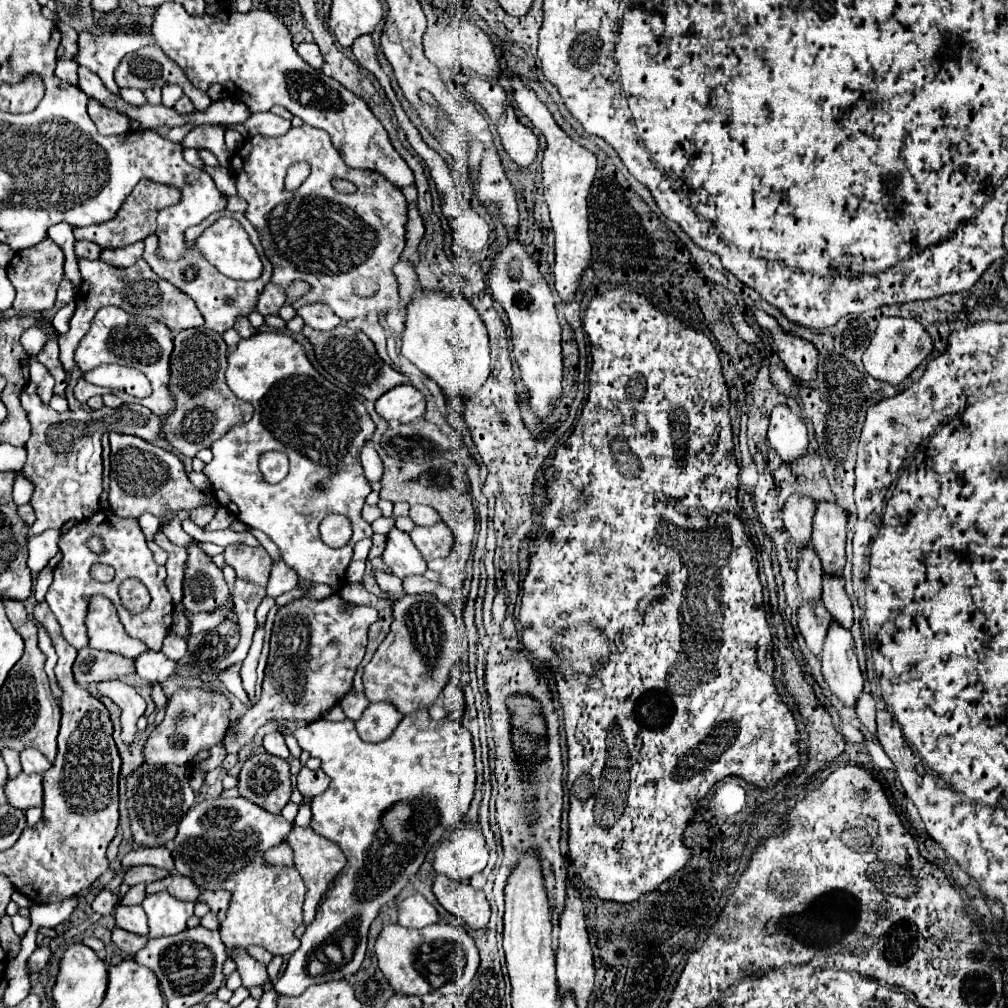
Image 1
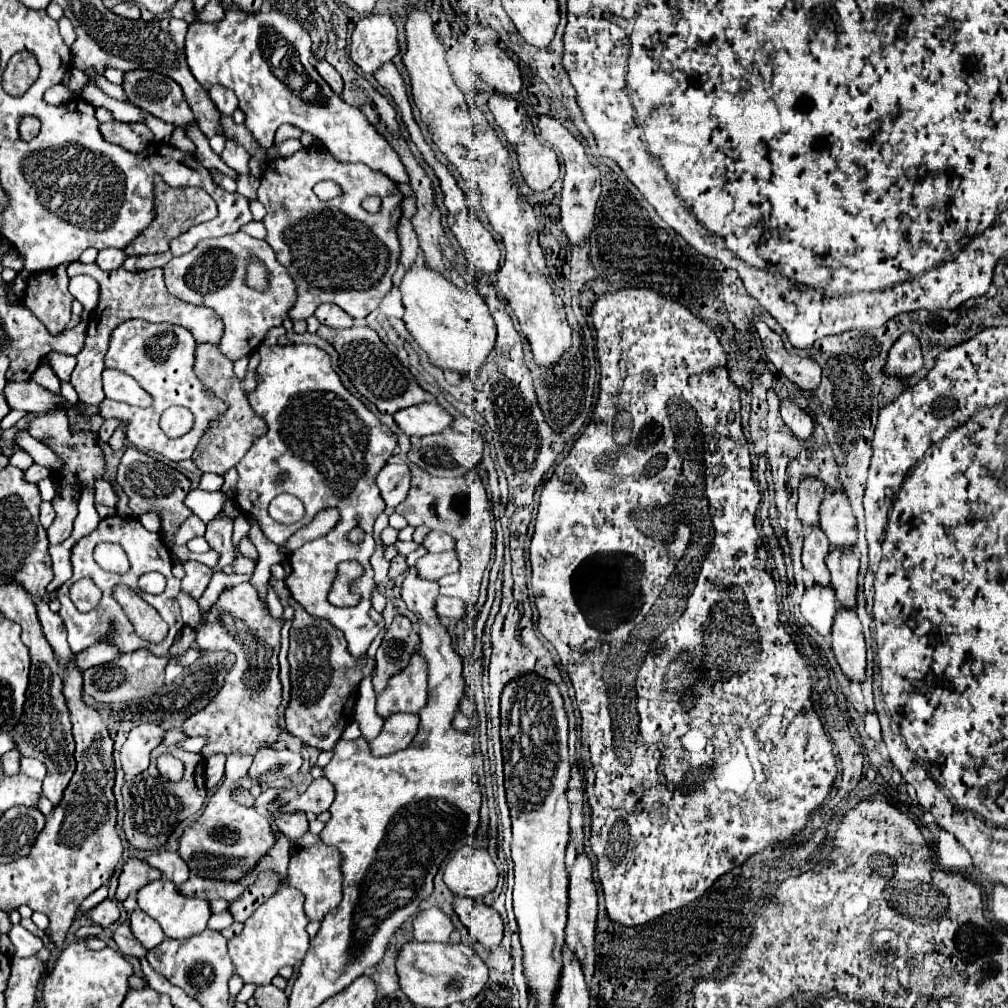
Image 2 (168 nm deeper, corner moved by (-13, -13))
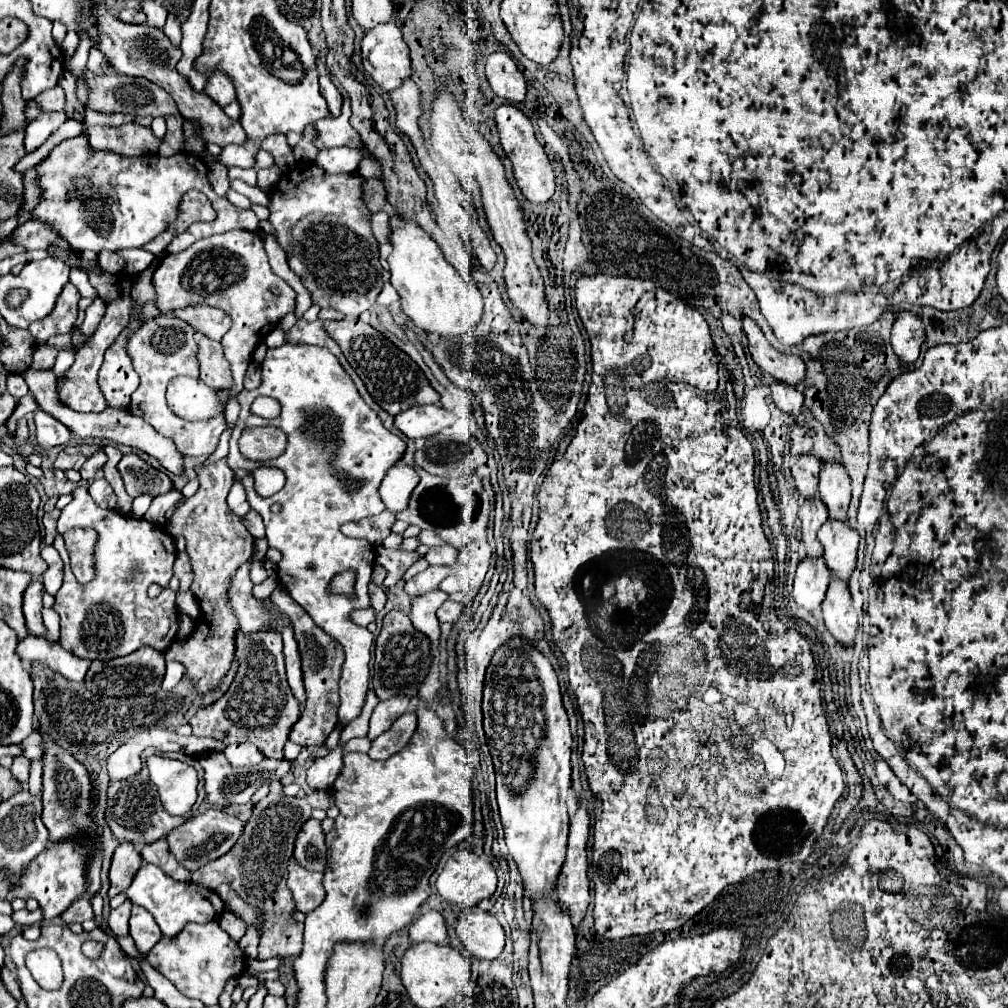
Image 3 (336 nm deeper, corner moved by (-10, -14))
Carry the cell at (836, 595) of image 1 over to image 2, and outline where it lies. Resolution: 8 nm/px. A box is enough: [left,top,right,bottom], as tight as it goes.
[825,549,859,609]

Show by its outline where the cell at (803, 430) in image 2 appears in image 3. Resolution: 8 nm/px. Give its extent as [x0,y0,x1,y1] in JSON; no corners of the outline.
[770,380,804,416]

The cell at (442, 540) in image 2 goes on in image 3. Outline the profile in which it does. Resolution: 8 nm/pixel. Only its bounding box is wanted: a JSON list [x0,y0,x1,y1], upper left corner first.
[426,546,458,566]

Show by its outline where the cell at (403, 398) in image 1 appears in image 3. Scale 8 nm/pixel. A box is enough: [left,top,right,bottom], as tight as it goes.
[396,406,452,440]

